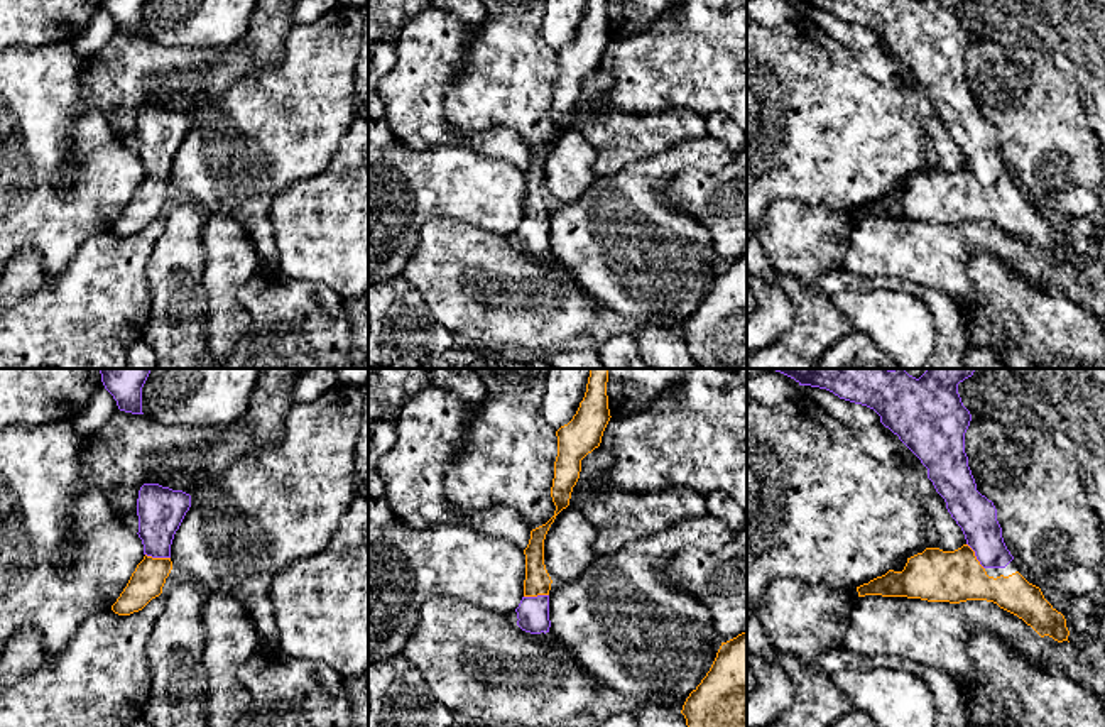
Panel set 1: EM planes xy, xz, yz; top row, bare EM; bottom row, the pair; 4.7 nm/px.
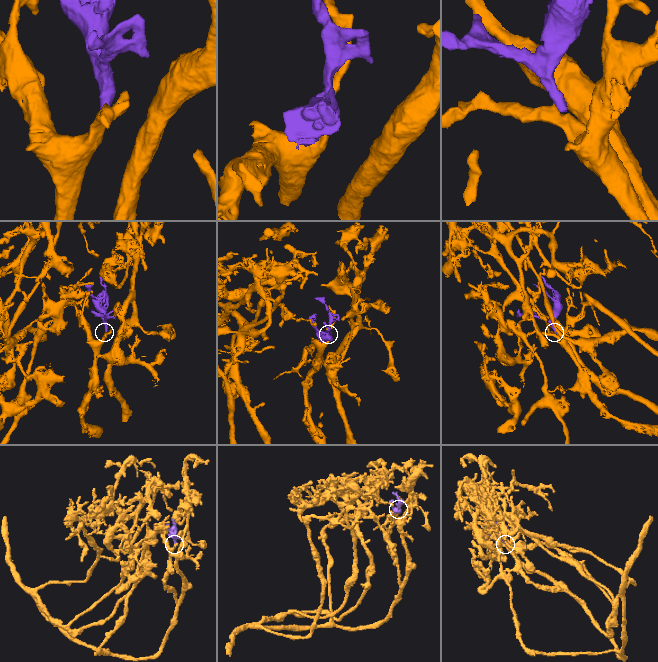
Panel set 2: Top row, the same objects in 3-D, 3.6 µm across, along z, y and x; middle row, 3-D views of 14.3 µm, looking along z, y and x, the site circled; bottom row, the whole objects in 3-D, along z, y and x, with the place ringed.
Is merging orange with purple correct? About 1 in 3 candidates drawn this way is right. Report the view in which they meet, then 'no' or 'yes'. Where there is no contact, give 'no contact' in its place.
contact in xy; yes

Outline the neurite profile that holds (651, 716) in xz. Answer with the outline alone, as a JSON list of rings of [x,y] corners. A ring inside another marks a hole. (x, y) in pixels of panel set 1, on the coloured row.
[[[642,705],[634,715],[639,727],[688,727],[684,715],[672,708]]]

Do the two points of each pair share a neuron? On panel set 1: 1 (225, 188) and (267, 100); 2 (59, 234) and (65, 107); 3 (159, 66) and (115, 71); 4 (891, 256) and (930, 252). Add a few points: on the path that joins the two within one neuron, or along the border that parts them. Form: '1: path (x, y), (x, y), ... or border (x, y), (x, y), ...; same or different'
1: path (228, 166), (267, 127), (267, 122); same
2: path (41, 202), (41, 139); same
3: path (149, 71), (125, 71); same
4: path (901, 252), (919, 252); same

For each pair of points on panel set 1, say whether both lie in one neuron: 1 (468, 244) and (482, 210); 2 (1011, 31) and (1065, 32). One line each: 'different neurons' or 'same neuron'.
1: different neurons
2: same neuron

